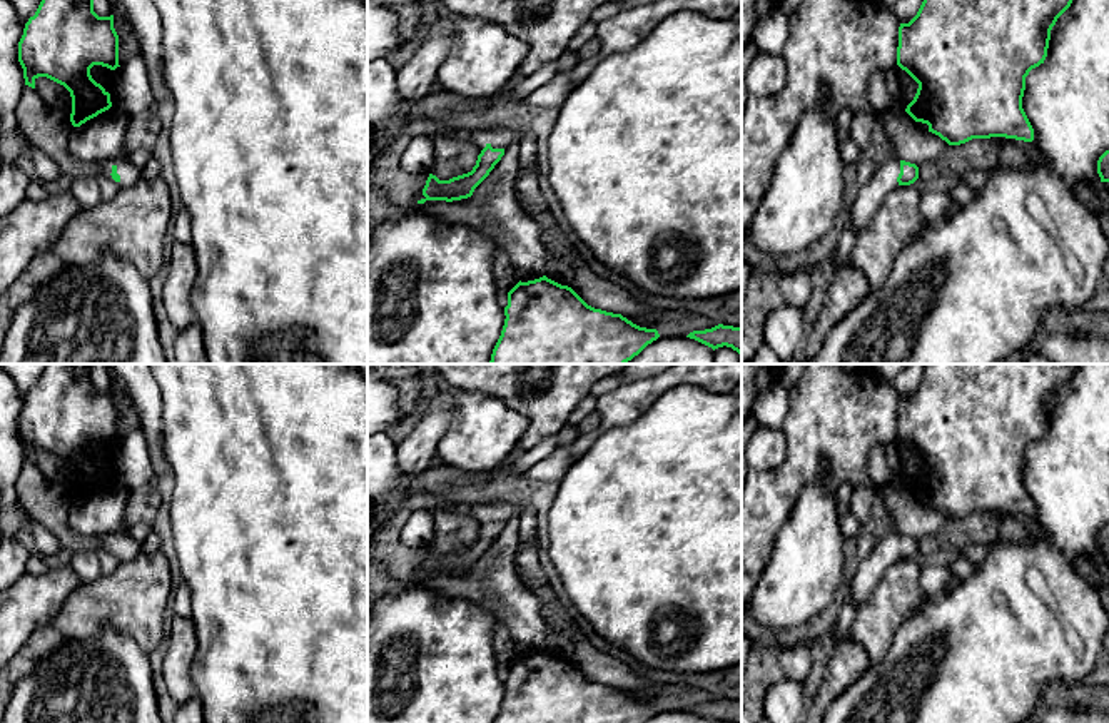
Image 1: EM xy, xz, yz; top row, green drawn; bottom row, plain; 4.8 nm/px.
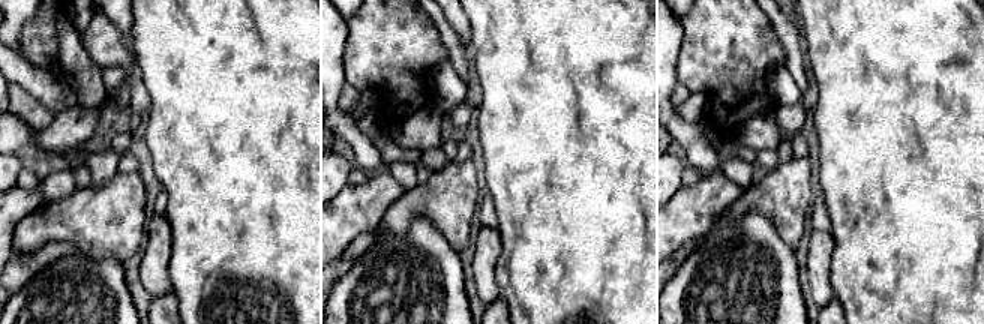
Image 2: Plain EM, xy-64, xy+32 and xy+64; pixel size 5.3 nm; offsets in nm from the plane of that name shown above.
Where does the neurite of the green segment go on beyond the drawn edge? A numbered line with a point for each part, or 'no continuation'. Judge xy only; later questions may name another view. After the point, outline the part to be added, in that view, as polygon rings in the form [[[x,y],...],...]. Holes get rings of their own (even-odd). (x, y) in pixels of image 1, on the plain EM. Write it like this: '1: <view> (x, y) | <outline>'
1: xy (129, 548) | [[[125,529],[99,536],[97,548],[114,554],[119,563],[127,563],[144,551],[144,544],[137,543]]]

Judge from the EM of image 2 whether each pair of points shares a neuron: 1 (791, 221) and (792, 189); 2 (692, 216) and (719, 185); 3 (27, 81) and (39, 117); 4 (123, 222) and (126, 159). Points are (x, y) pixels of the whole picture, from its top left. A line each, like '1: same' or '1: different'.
1: same
2: same
3: different
4: different

